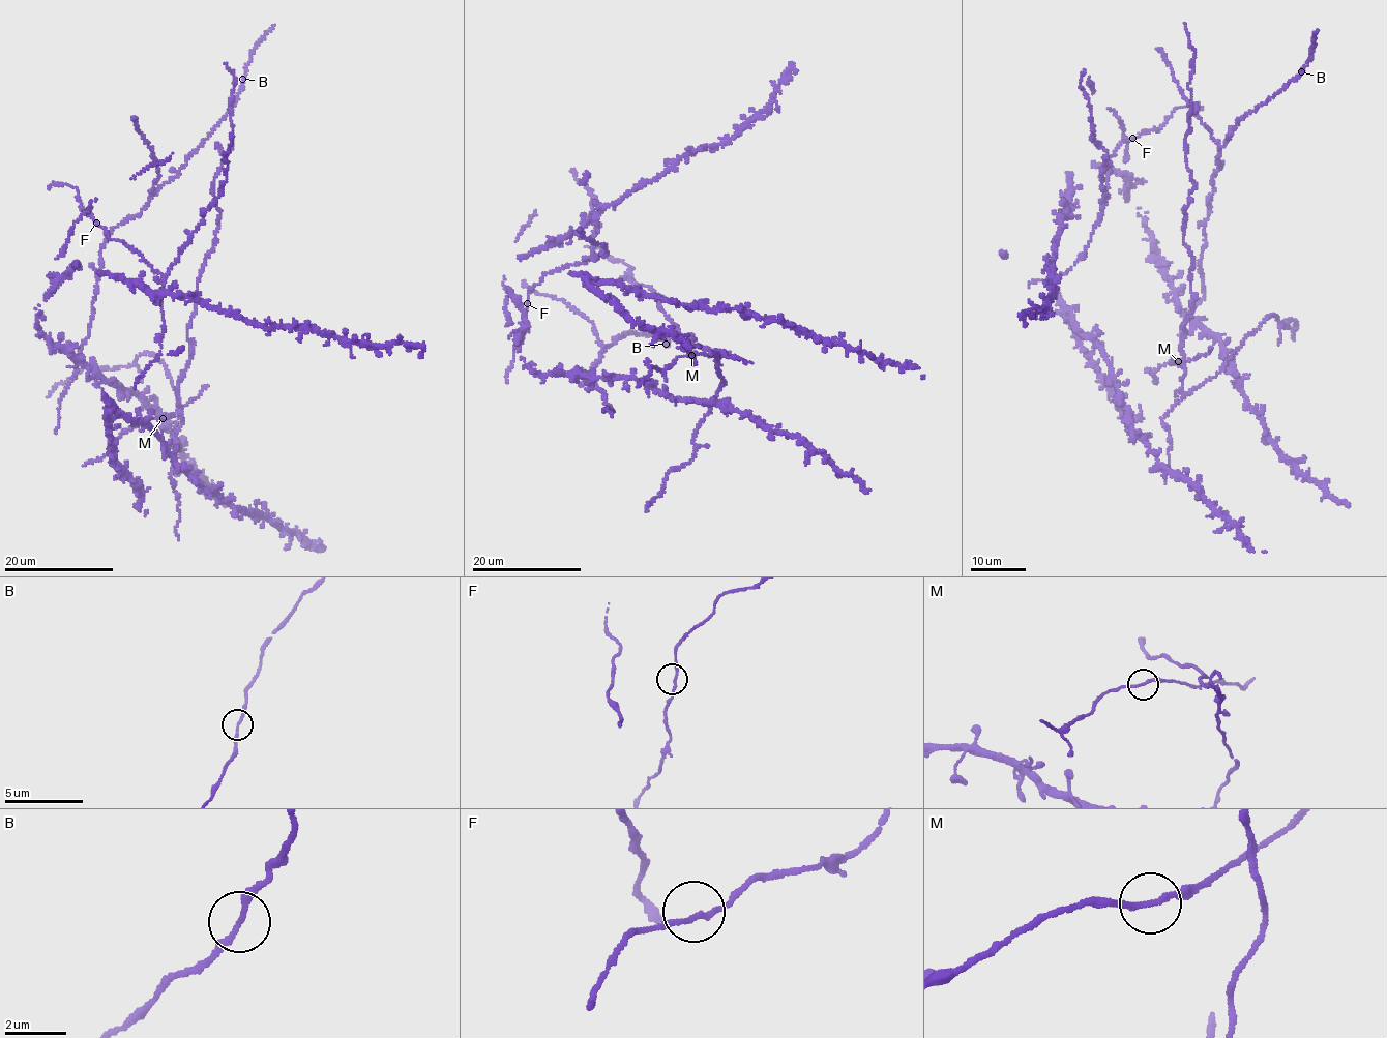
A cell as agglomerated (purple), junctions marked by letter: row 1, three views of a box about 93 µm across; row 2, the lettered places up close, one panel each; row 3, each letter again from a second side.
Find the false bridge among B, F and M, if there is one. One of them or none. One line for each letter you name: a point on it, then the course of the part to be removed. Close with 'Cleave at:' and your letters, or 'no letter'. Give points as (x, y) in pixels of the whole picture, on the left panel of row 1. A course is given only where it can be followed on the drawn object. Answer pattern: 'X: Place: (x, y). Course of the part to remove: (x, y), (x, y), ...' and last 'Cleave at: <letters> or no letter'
Cleave at: no letter

